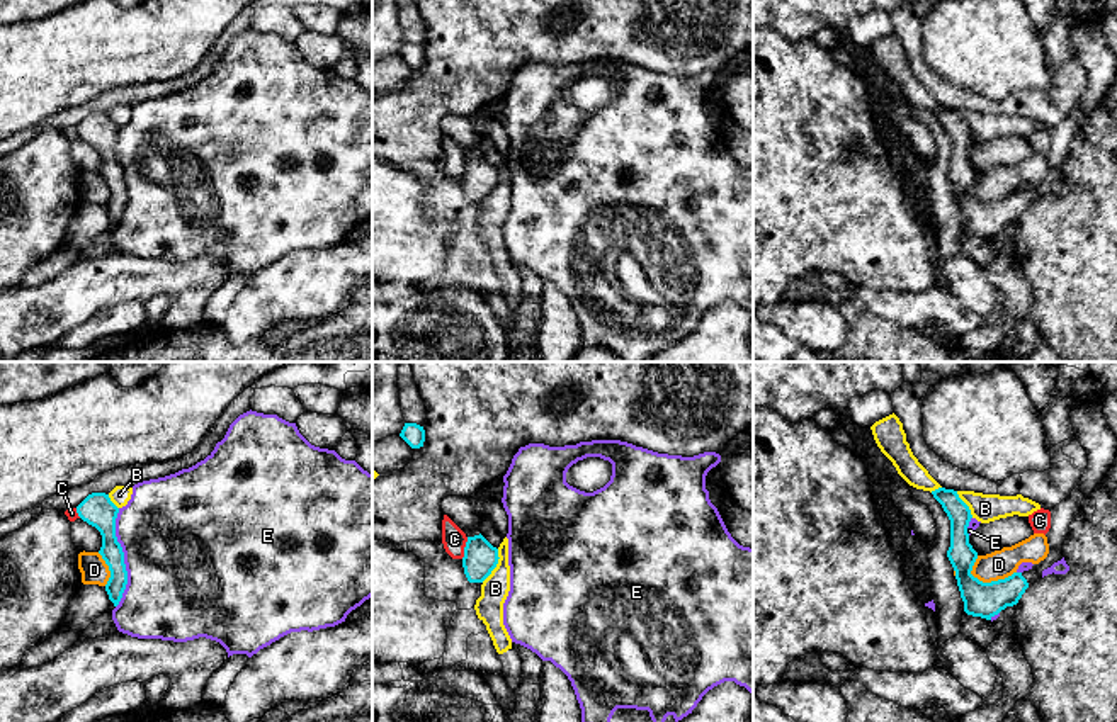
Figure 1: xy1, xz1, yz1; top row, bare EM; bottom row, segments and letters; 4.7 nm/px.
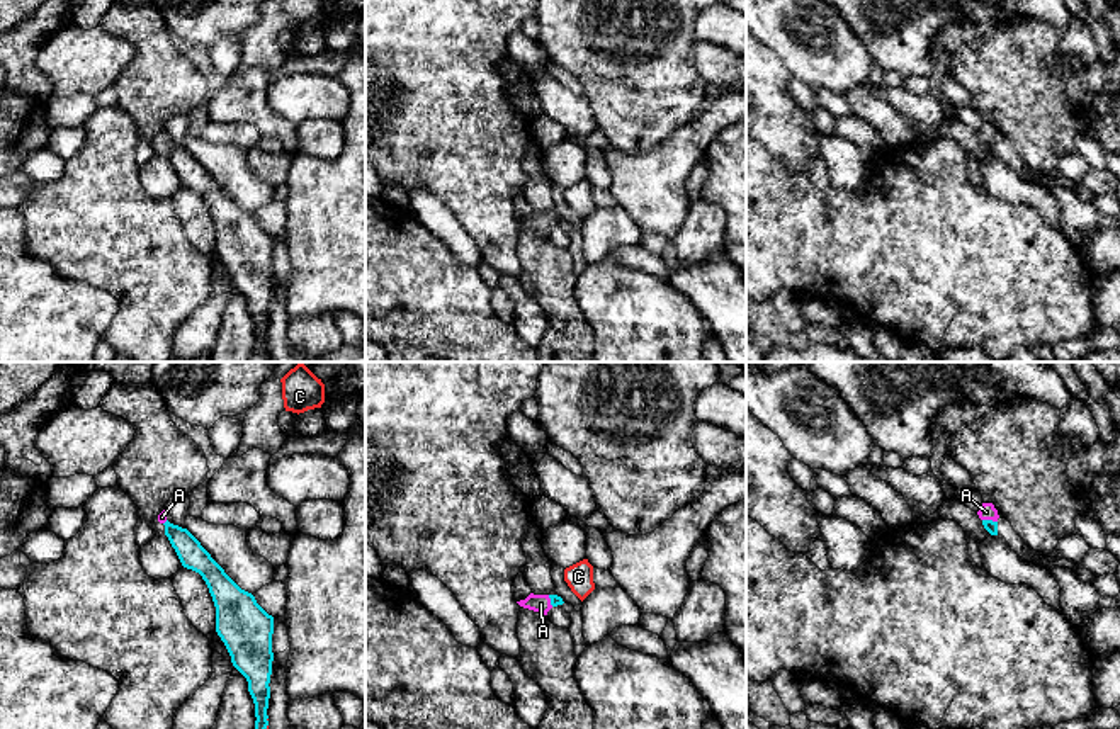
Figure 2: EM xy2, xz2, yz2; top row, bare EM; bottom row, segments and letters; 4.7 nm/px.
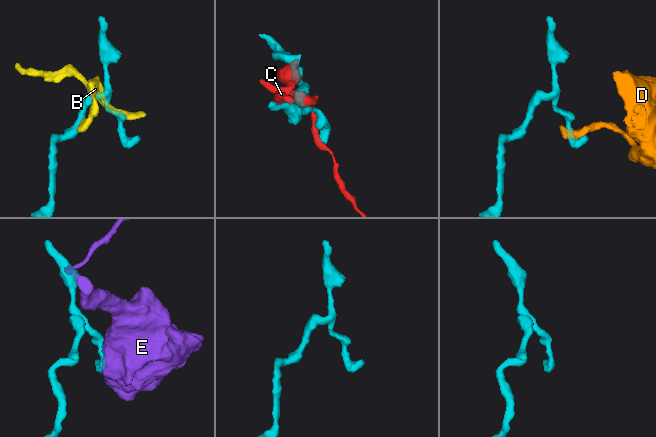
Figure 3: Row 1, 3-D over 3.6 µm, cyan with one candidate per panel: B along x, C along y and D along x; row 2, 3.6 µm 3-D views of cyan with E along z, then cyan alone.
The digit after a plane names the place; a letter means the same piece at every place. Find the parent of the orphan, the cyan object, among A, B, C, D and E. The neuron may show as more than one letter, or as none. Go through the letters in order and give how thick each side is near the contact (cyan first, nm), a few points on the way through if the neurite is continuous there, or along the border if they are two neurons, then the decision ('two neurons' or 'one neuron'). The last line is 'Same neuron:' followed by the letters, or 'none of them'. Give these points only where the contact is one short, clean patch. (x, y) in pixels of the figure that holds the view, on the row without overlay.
A: 60/80 nm | across yz2 (989, 145), (989, 140), (986, 131) | one neuron
B: 160/130 nm | two neurons
C: 160/110 nm | two neurons
D: 170/140 nm | along yz1 (1015, 191), (990, 201), (980, 201), (969, 192) | two neurons
E: 150/500 nm | two neurons
Same neuron: A

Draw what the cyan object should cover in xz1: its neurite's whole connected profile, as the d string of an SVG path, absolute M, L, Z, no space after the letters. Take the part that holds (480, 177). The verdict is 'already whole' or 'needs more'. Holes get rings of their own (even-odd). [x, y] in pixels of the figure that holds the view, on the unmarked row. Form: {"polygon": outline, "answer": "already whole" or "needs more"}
{"polygon": "M481 153L468 156L462 177L464 194L469 202L483 202L498 183L498 168Z", "answer": "already whole"}

